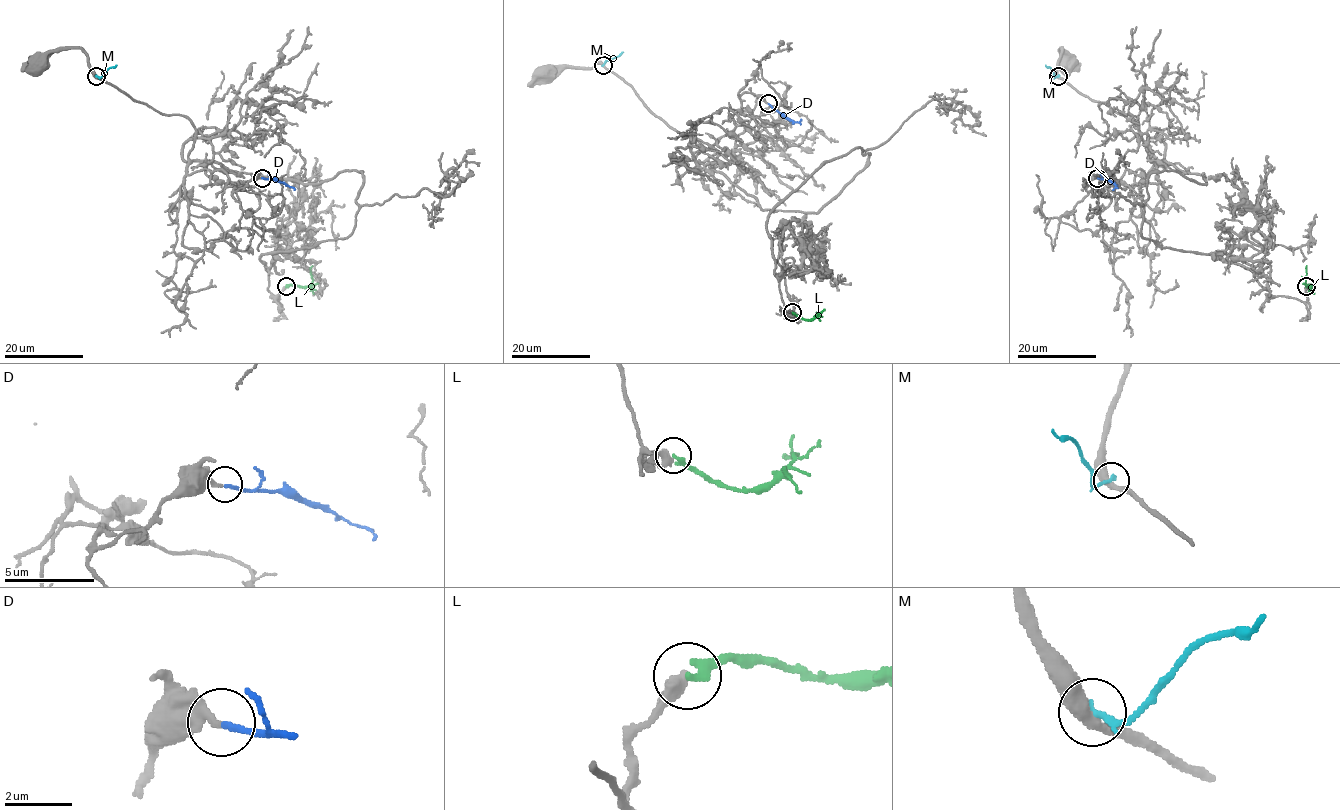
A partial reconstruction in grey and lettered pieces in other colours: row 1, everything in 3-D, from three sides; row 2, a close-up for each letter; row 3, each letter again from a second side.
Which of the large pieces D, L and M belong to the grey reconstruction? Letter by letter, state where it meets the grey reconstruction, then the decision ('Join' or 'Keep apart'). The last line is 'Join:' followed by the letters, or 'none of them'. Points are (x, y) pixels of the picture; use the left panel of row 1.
D: Touches grey at (262, 178). Join
L: Touches grey at (286, 286). Keep apart
M: Touches grey at (96, 76). Keep apart
Join: D

